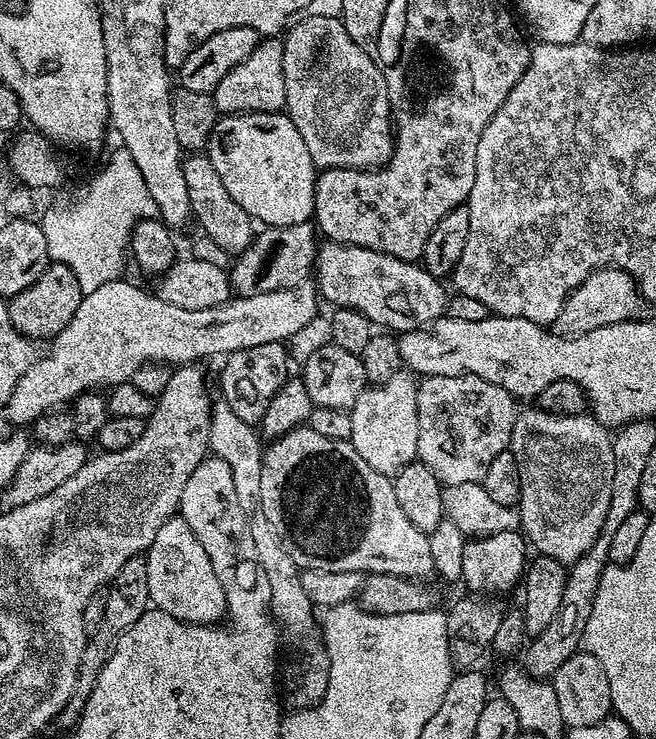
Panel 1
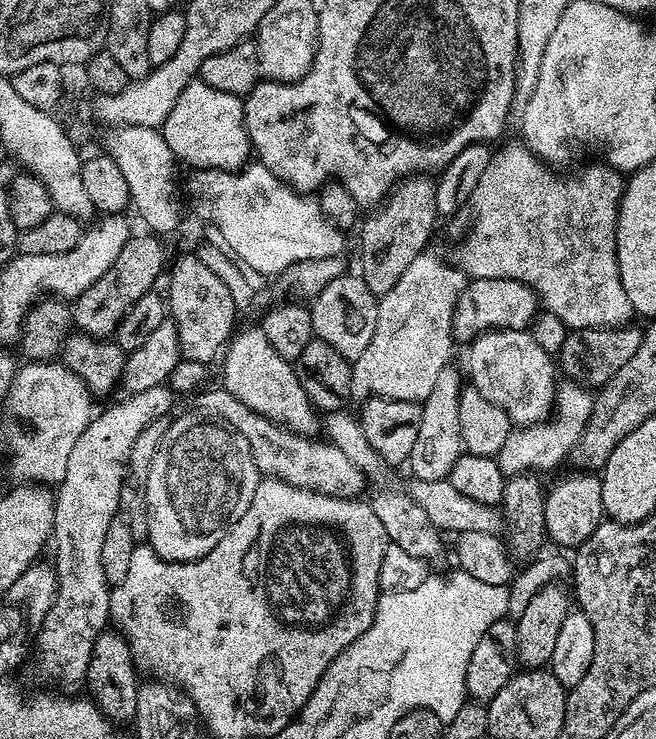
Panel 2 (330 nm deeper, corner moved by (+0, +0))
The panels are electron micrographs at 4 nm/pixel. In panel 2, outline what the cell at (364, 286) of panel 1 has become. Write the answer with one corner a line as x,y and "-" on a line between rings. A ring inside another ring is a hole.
510,278
469,279
464,292
454,306
452,334
457,341
471,342
482,332
491,332
497,328
525,331
538,315
536,293
528,286

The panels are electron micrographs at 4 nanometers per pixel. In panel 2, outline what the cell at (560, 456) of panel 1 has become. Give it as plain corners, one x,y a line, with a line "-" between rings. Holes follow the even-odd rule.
497,328
482,332
467,345
471,387
482,390
494,406
502,406
513,425
543,424
553,415
558,387
558,368
553,353
534,342
531,331

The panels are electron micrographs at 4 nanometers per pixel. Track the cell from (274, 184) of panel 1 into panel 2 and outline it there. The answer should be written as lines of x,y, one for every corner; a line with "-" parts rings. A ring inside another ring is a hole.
193,78
178,94
174,110
162,125
166,146
176,155
177,161
184,160
189,169
217,168
235,172
249,163
250,145
248,131
244,125
244,106
241,97
234,94
222,94
214,86
206,86
199,78

